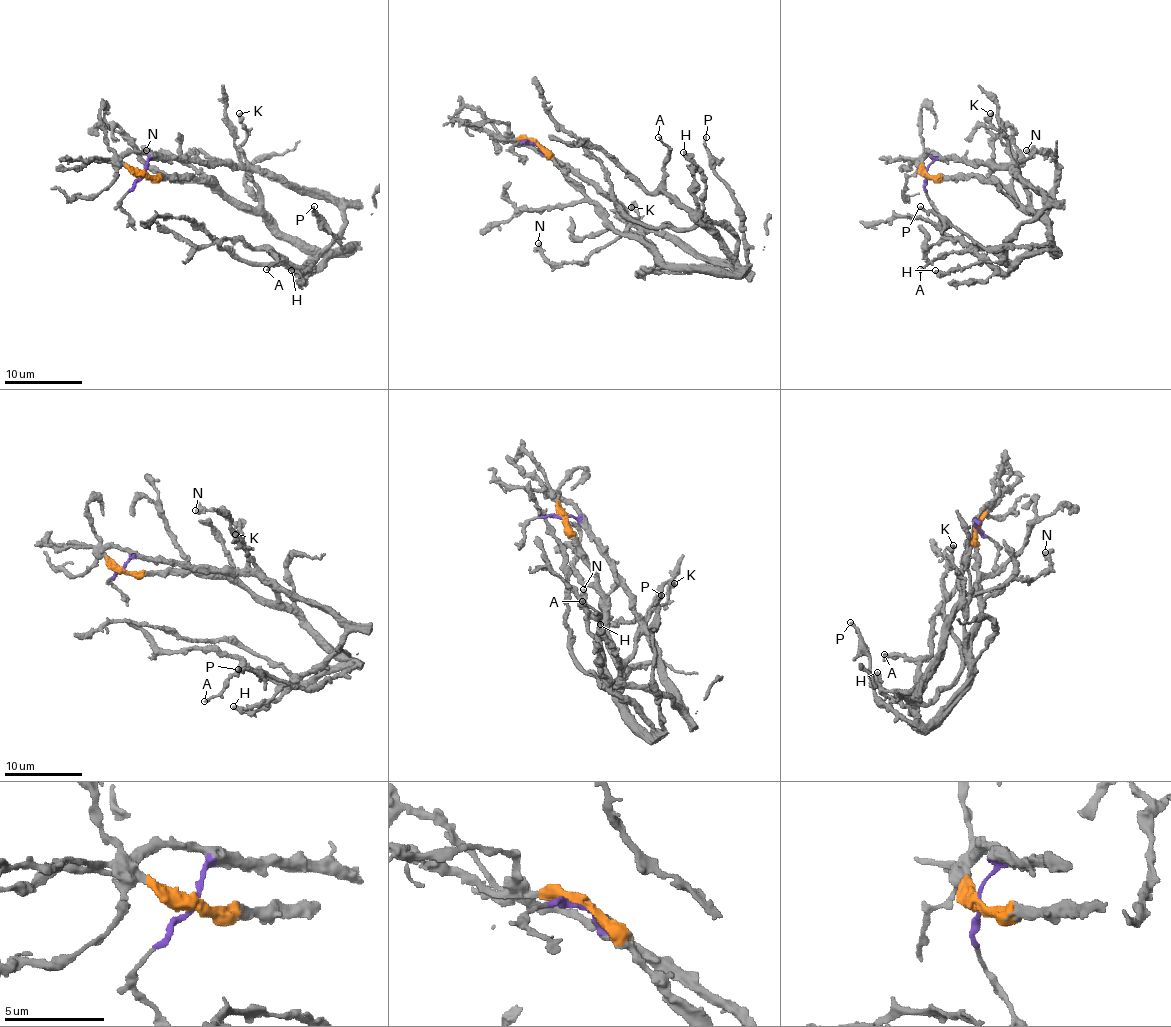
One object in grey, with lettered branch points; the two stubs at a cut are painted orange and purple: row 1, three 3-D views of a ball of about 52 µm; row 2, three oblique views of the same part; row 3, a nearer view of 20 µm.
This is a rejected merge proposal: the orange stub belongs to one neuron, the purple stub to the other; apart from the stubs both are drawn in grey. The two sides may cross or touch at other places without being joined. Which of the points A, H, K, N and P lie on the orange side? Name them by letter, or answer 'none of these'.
A, P

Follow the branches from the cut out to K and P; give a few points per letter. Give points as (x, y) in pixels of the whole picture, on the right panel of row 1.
K: (927, 175), (927, 167), (935, 159), (1007, 165), (1010, 157), (989, 113)
P: (925, 175), (981, 175), (995, 181), (1047, 227), (1055, 250), (1045, 245), (976, 245), (919, 206)

